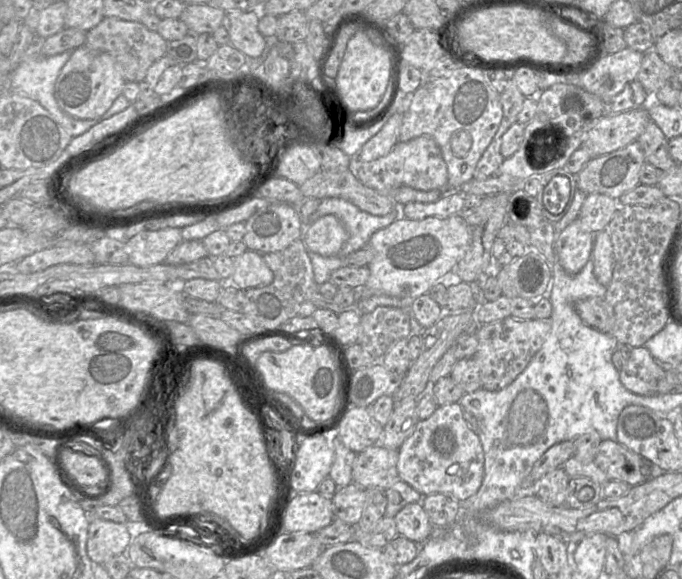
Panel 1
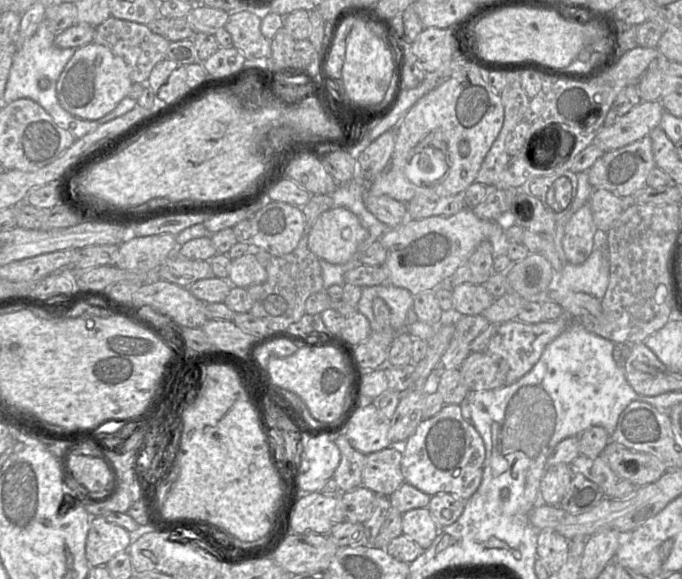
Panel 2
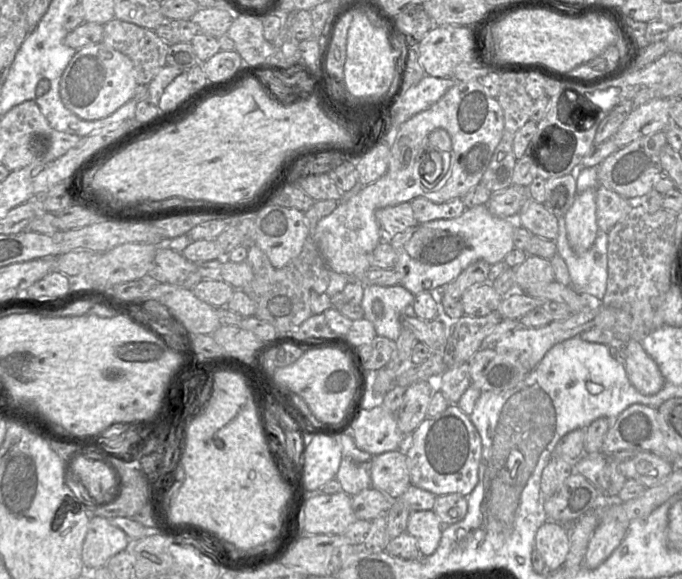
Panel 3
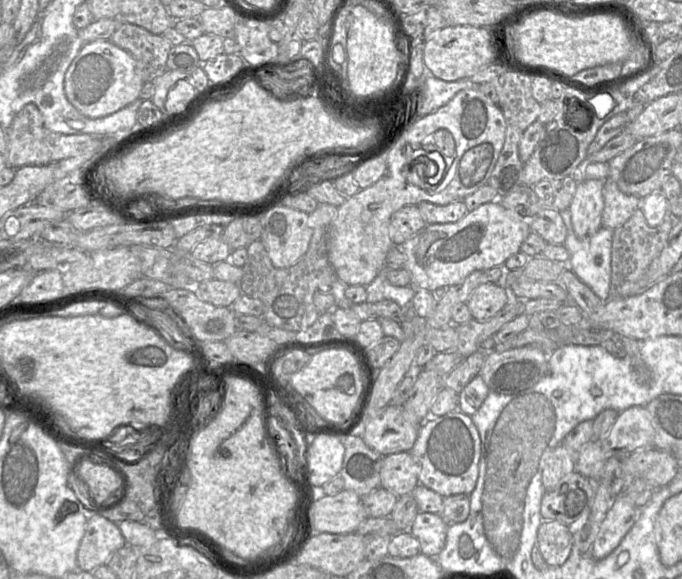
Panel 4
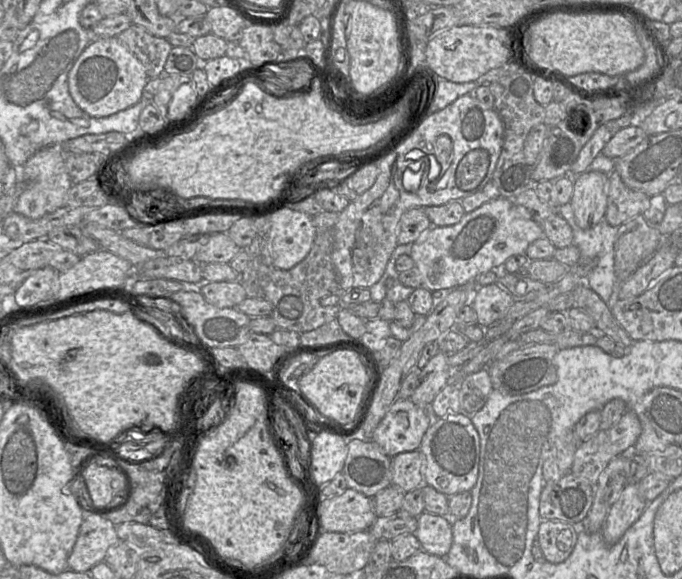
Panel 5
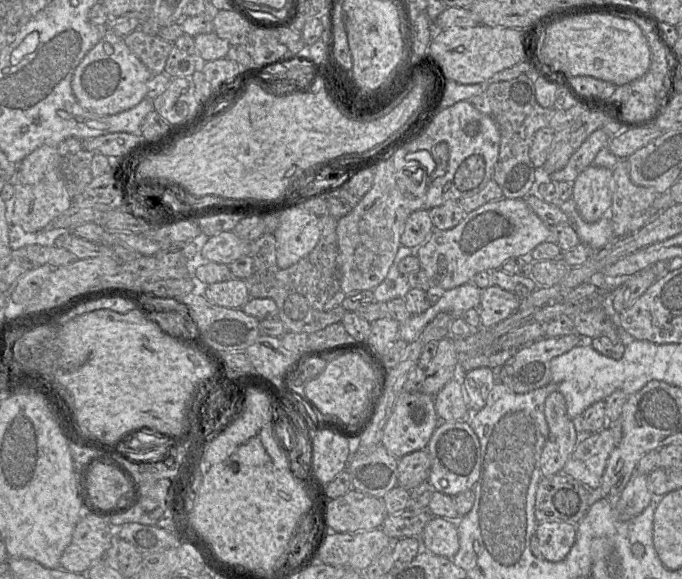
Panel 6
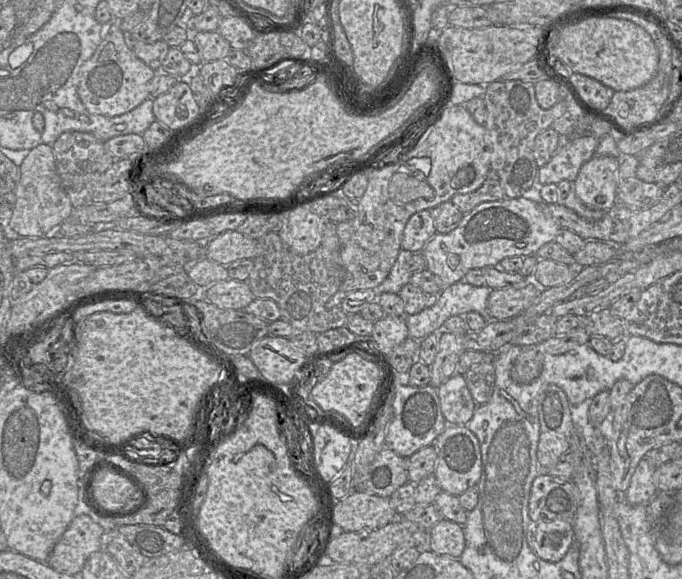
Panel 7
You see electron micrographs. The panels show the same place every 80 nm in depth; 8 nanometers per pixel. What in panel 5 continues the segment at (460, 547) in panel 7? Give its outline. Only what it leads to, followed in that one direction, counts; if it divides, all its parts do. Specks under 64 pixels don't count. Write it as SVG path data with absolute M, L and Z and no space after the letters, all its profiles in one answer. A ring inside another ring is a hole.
M424 511L418 516L418 527L414 532L421 544L421 549L429 554L445 557L452 545L452 518Z

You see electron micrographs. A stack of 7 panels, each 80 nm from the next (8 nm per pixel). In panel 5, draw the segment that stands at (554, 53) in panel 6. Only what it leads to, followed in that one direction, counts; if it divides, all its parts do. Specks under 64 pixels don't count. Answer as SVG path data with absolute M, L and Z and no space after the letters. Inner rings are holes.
M545 13L527 22L519 34L519 48L527 62L557 69L567 76L597 72L618 76L639 68L644 50L630 20L615 13Z

